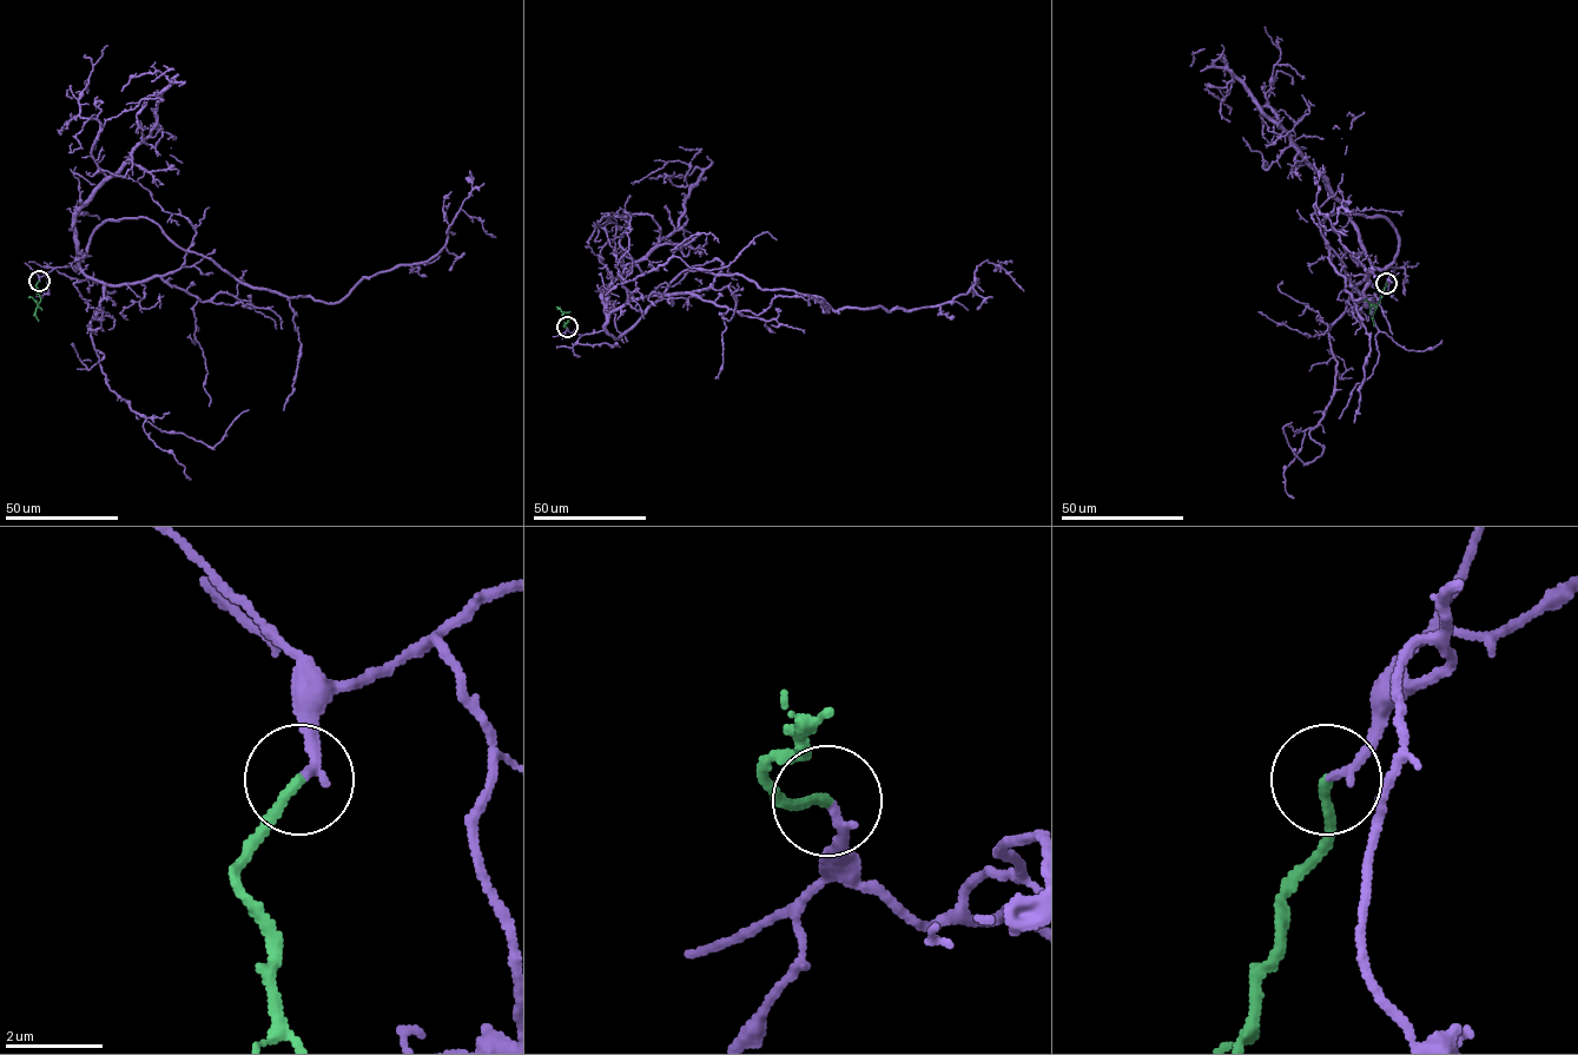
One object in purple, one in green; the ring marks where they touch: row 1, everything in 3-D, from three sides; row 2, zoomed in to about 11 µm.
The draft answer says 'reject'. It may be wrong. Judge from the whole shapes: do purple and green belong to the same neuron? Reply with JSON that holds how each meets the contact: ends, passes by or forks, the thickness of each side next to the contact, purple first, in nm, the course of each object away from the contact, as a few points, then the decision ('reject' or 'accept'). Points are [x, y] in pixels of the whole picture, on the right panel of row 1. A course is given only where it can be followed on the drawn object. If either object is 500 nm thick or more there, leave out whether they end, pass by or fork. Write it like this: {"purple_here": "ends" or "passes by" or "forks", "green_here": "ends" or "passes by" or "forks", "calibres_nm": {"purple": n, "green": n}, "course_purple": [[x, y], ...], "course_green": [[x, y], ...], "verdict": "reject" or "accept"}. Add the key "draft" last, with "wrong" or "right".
{"purple_here": "ends", "green_here": "ends", "calibres_nm": {"purple": 190, "green": 200}, "course_purple": [[1386, 283], [1397, 230], [1360, 215], [1324, 223], [1328, 261], [1366, 307], [1364, 265], [1314, 204], [1347, 236]], "course_green": [[1386, 283], [1372, 316], [1373, 325]], "verdict": "accept", "draft": "wrong"}

